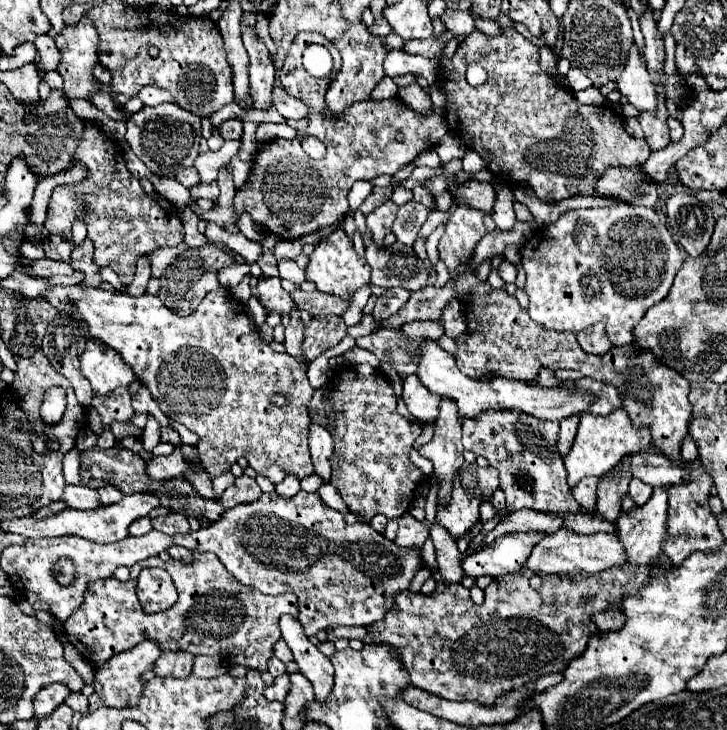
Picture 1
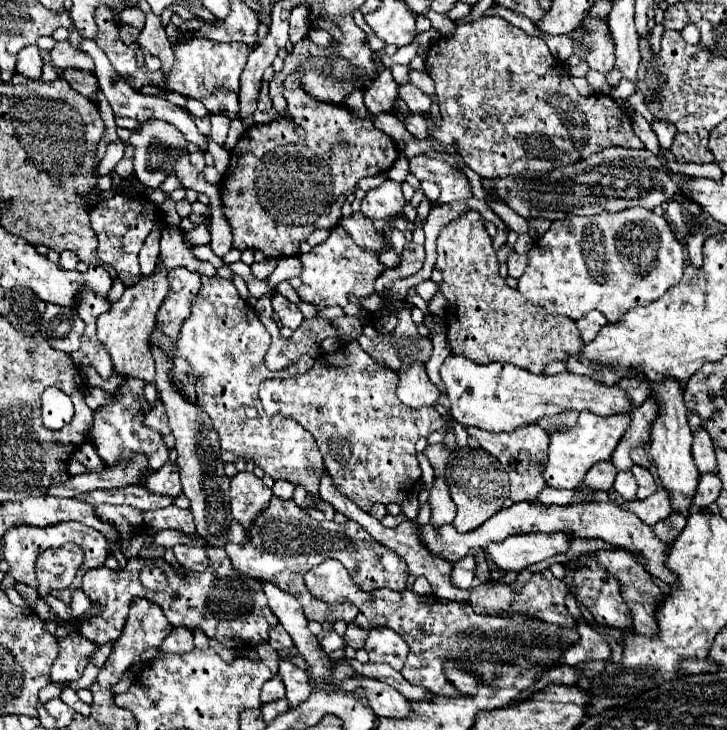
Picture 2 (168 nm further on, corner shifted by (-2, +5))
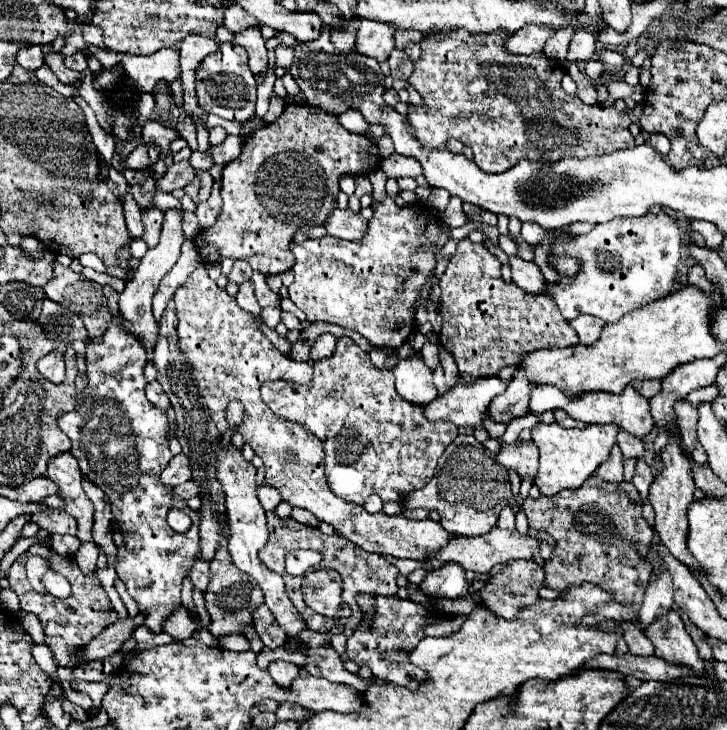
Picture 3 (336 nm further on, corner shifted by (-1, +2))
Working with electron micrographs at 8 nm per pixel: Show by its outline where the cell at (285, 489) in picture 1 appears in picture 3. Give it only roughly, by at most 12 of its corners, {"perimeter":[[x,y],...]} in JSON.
{"perimeter":[[270,485],[258,487],[264,511],[274,511],[280,503],[280,493]]}

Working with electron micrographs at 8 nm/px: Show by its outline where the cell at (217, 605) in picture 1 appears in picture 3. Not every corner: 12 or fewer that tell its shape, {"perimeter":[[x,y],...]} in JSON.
{"perimeter":[[226,547],[210,563],[204,593],[214,637],[242,633],[260,587]]}

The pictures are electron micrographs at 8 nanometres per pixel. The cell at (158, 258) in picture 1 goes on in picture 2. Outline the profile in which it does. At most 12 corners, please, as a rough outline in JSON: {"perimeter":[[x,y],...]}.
{"perimeter":[[209,222],[185,232],[185,246],[209,244]]}

